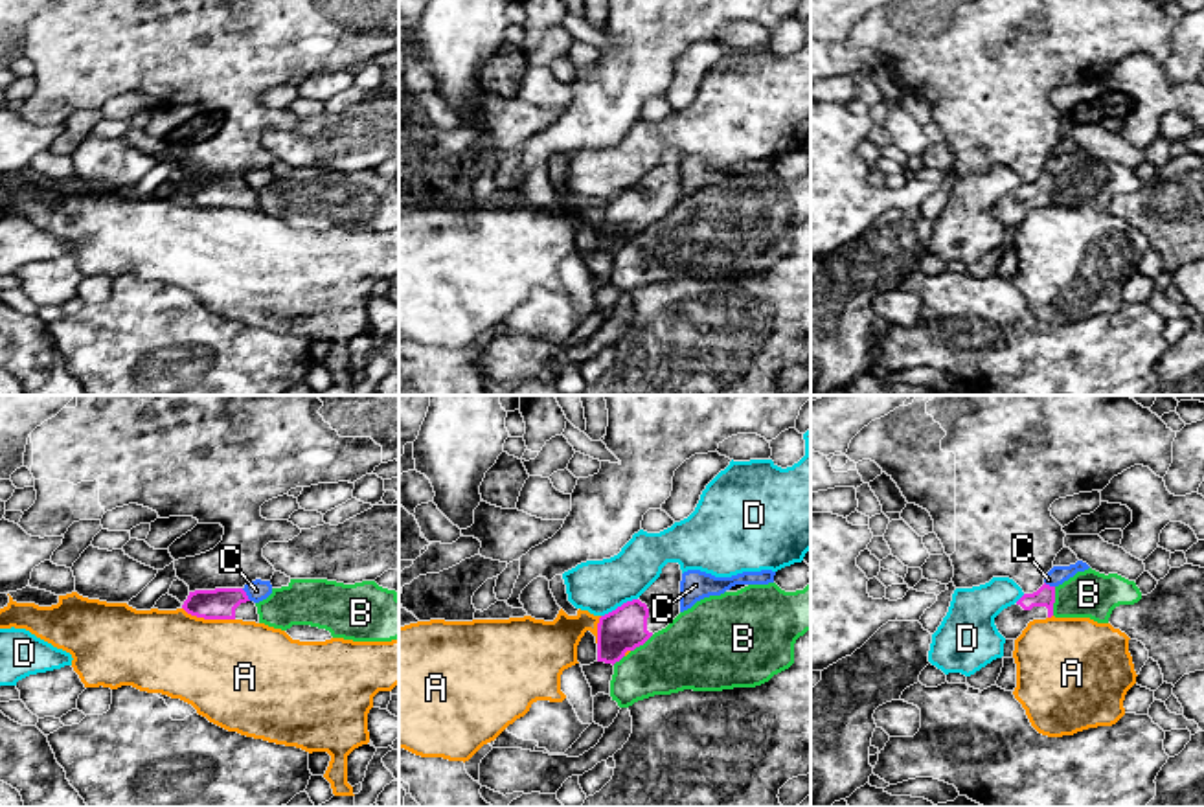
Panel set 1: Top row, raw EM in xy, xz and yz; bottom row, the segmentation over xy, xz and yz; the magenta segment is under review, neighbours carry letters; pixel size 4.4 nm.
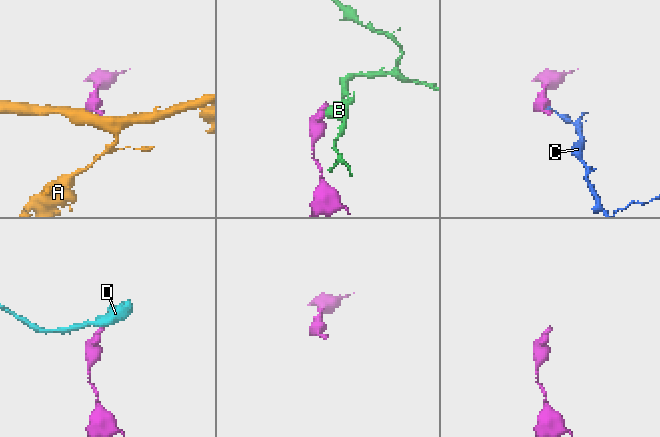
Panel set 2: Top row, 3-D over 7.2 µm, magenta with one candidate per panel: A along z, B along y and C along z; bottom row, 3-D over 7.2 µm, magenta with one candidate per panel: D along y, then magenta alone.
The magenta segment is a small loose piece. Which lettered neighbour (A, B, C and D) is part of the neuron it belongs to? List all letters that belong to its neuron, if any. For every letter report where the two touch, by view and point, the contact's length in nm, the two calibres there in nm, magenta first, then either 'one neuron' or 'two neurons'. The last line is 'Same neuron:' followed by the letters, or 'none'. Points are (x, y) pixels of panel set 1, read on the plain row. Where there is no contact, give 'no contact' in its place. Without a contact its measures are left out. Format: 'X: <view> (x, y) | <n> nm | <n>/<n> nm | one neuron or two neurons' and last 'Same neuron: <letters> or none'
A: xy (208, 206) | 240 nm | 140/440 nm | two neurons
B: yz (1054, 190) | 130 nm | 90/200 nm | two neurons
C: xy (245, 182) | 70 nm | 140/90 nm | two neurons
D: xz (618, 195) | 180 nm | 190/240 nm | two neurons
Same neuron: none

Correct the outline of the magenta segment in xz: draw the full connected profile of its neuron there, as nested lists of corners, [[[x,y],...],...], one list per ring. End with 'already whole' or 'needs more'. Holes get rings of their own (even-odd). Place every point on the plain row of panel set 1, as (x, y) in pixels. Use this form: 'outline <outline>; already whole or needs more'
outline [[[667,151],[660,165],[638,186],[599,206],[597,250],[616,252],[643,233],[680,202],[678,151]]]; needs more

